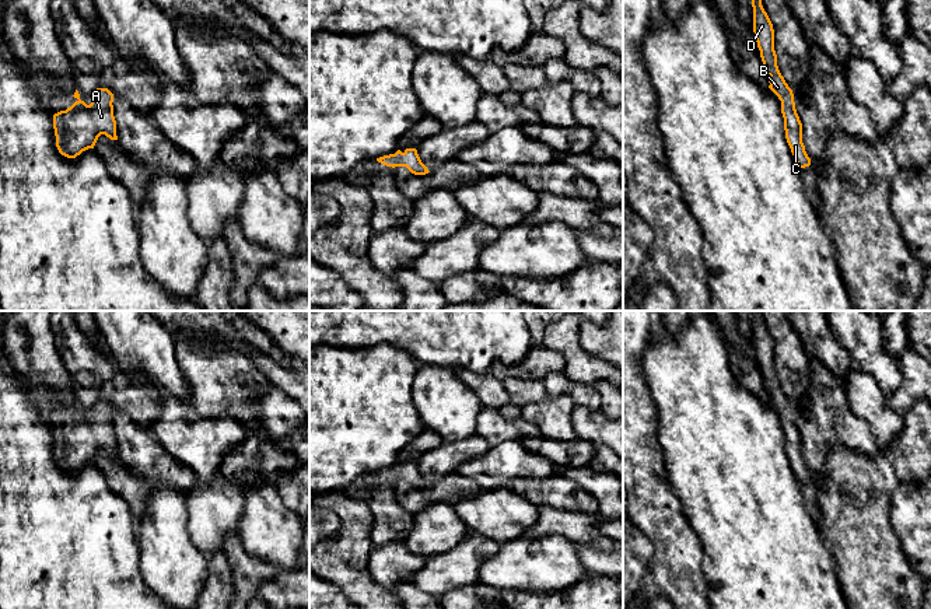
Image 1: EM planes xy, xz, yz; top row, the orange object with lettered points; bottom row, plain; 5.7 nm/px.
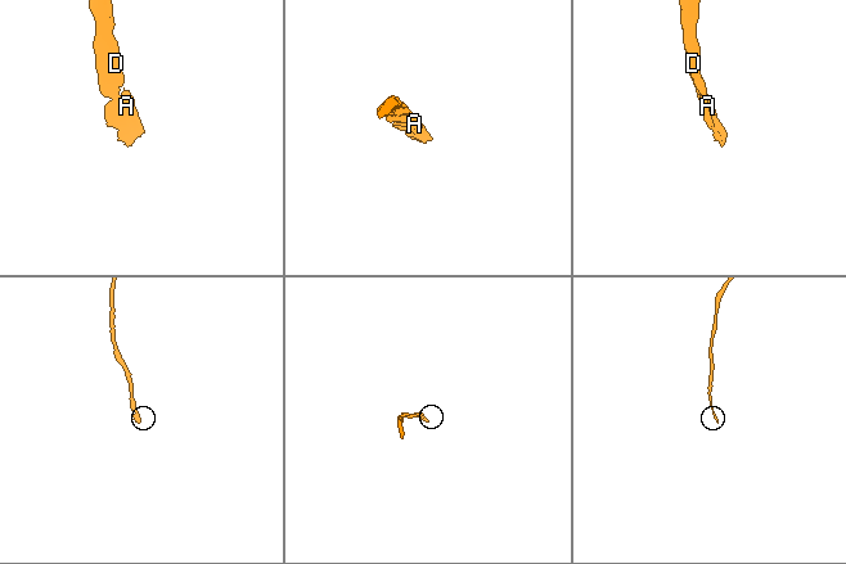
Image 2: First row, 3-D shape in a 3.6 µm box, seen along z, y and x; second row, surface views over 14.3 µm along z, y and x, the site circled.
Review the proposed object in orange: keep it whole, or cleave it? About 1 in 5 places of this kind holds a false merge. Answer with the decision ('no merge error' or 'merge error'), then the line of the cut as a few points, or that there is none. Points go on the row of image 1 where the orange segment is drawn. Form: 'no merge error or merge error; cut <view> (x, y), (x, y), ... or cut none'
no merge error; cut none

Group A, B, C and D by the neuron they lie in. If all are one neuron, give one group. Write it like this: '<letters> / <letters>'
A B C D

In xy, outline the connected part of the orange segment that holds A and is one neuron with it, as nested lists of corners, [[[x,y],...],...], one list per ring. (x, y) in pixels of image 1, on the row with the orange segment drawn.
[[[97,88],[90,105],[80,99],[77,90],[73,97],[77,101],[70,108],[53,115],[56,147],[62,155],[76,158],[94,148],[101,134],[118,140],[113,94],[108,88]]]

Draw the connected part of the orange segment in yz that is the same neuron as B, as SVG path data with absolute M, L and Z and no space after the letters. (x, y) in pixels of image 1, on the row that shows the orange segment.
M752 0L753 7L753 32L763 62L763 70L770 77L769 88L781 101L781 113L784 118L785 139L791 148L795 162L799 168L811 165L811 158L802 143L802 123L795 109L792 90L785 83L777 66L777 55L774 50L773 24L762 6L762 0Z

